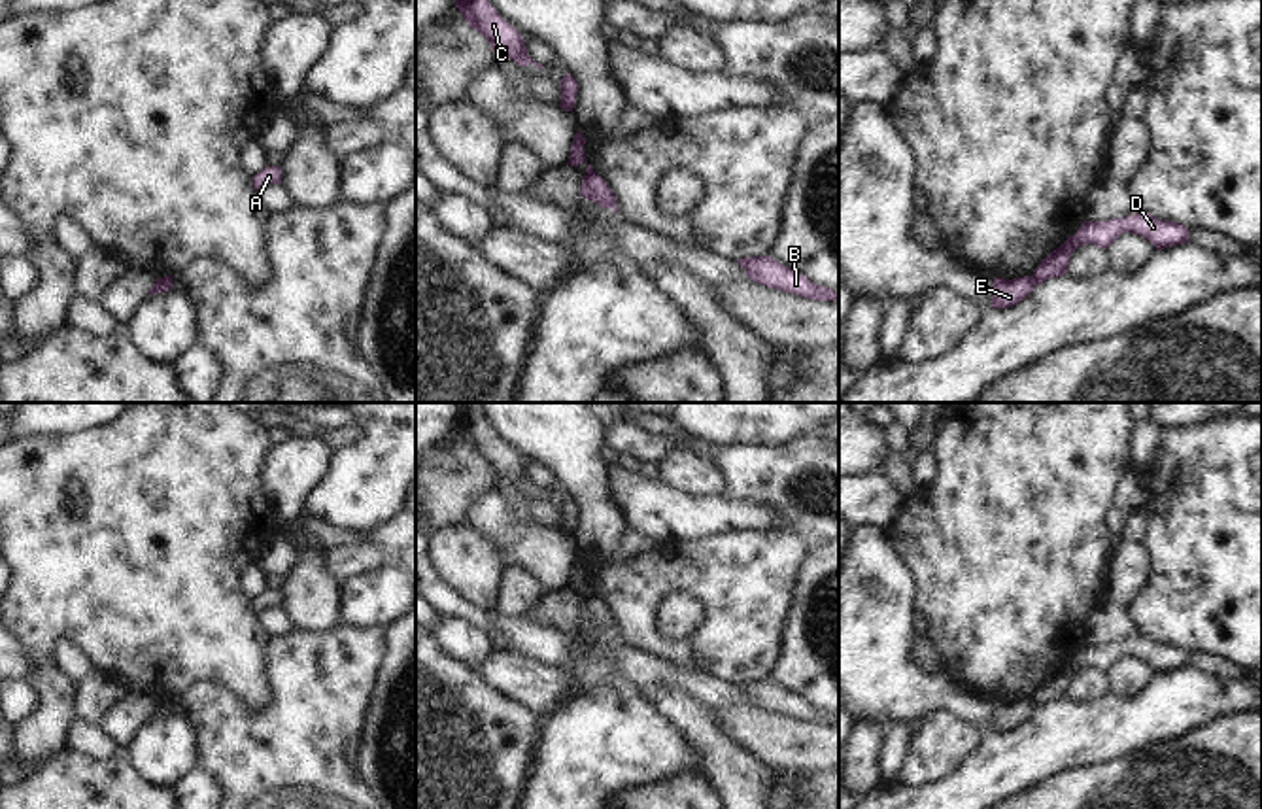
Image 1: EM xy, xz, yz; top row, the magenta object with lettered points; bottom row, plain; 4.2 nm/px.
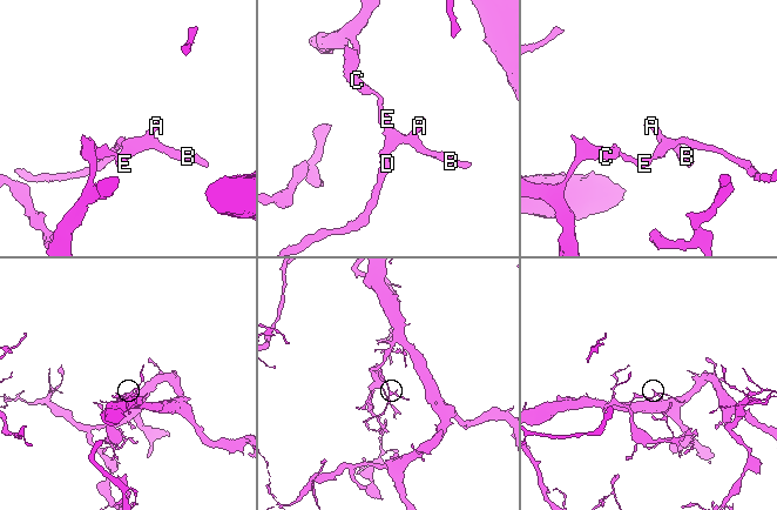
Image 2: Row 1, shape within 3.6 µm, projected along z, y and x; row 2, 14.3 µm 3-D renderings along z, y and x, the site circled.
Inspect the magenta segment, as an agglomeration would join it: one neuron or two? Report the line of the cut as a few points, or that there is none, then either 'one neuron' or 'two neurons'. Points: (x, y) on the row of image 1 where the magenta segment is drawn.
cut in yz along (1030, 276), (1036, 284); two neurons

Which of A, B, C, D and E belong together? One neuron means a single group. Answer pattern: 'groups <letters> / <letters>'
groups A B D / C E

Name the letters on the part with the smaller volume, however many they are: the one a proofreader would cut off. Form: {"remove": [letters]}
{"remove": ["A", "B", "D"]}

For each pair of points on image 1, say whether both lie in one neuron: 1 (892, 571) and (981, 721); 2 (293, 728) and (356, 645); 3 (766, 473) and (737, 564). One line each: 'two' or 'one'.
1: one
2: one
3: two

